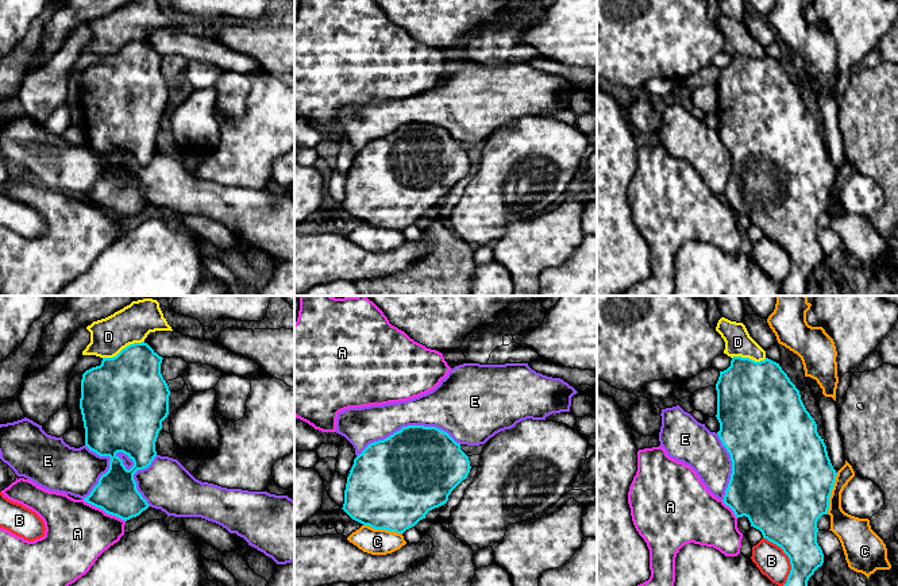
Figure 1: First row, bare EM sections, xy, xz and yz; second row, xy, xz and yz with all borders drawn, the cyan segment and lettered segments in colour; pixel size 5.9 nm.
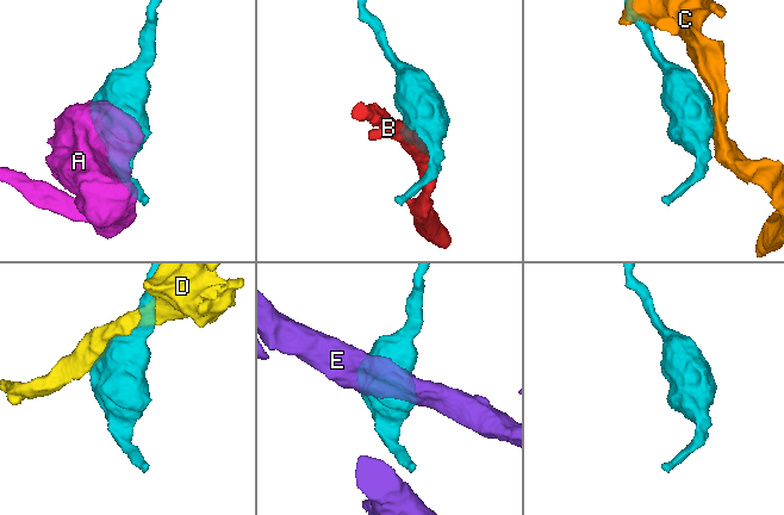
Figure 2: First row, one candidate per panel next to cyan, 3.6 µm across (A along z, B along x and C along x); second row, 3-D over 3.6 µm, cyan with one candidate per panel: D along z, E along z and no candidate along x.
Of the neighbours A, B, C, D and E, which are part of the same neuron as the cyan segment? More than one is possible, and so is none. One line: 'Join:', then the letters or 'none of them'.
Join: none of them

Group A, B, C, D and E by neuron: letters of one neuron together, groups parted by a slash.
A / B / C / D / E

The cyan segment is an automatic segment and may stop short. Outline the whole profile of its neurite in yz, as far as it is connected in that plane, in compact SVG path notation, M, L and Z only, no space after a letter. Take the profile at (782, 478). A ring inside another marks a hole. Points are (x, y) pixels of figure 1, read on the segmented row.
M733 356L731 366L720 371L716 390L717 435L732 460L722 501L737 518L745 516L751 527L789 556L791 570L783 586L808 586L809 578L824 563L817 543L817 521L828 514L837 475L817 424L806 410L799 390L779 363L768 358L755 362Z

